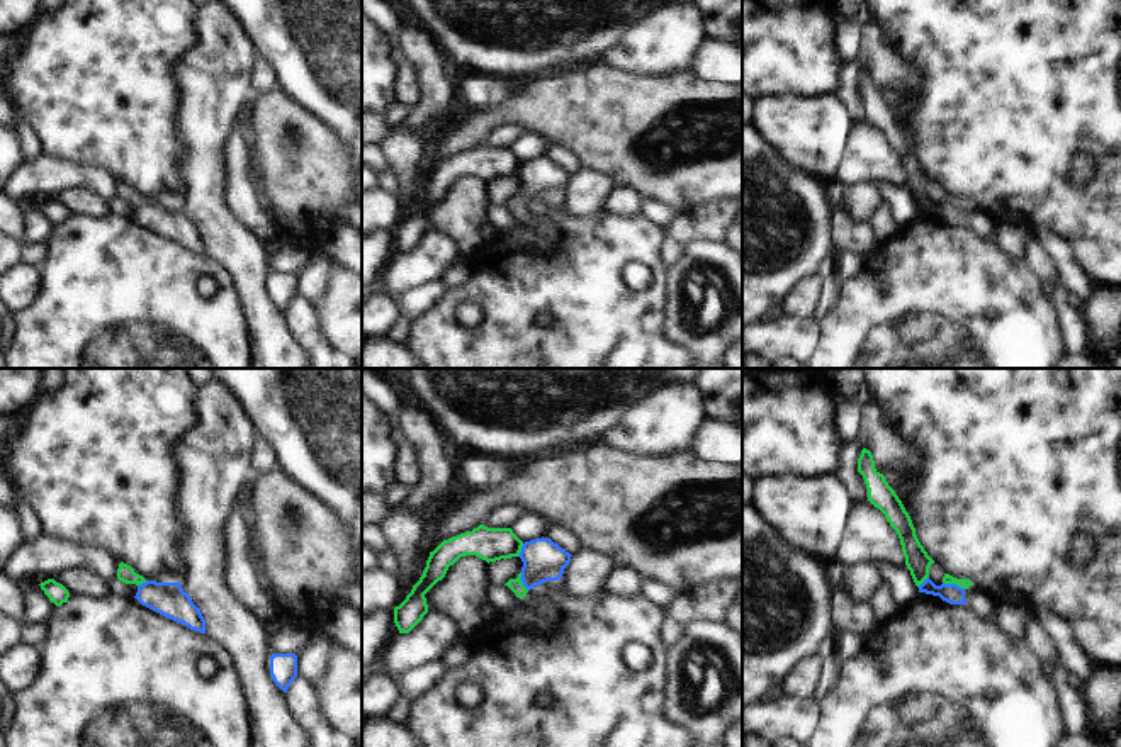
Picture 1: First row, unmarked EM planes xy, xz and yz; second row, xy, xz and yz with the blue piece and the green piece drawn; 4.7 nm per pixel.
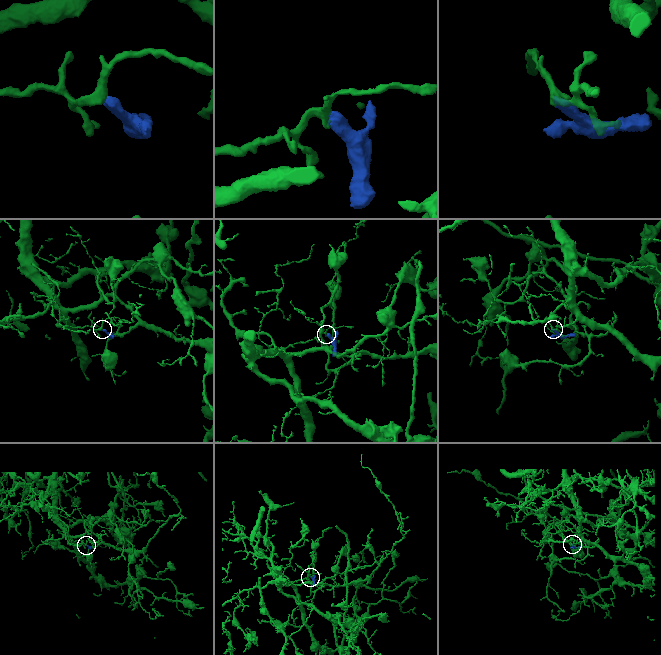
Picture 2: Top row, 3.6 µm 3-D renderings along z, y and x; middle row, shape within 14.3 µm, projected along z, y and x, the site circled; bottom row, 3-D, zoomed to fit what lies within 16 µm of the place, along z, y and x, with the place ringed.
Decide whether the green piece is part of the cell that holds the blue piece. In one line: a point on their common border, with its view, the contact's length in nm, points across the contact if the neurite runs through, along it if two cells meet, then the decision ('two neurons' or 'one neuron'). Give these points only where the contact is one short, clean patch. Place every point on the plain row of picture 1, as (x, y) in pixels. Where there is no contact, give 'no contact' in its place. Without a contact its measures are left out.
meets blue in yz at (953, 204); contact 110 nm long; border along yz (943, 201), (955, 202), (963, 209); two neurons

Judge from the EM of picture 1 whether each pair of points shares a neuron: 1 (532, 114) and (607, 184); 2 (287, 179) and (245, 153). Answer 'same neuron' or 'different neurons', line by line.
1: different neurons
2: different neurons

